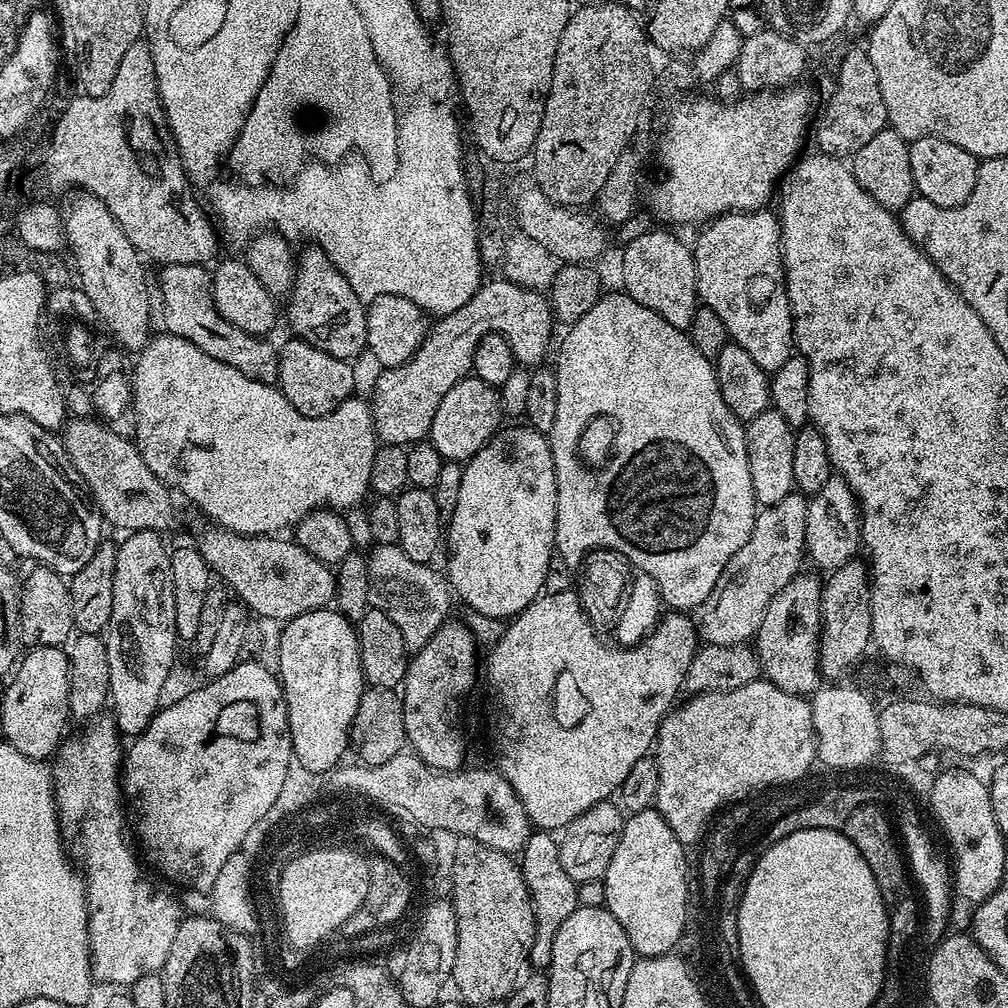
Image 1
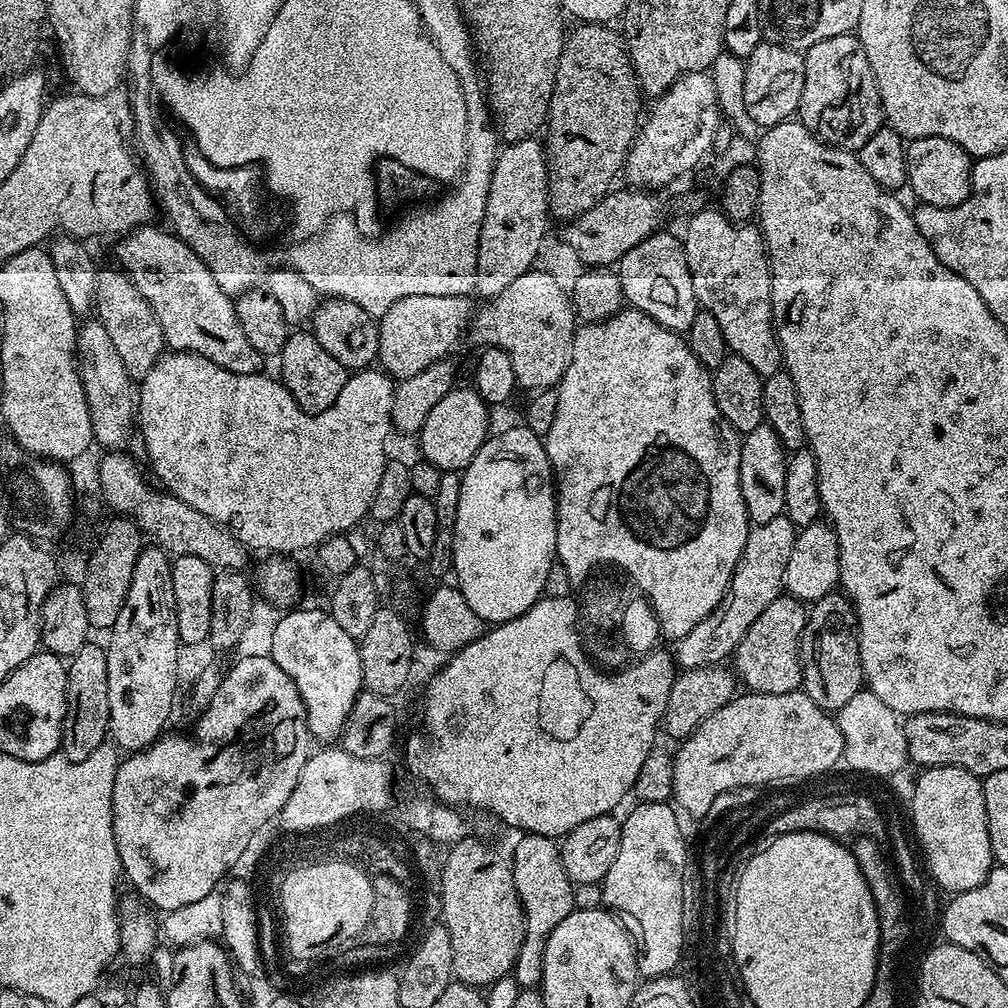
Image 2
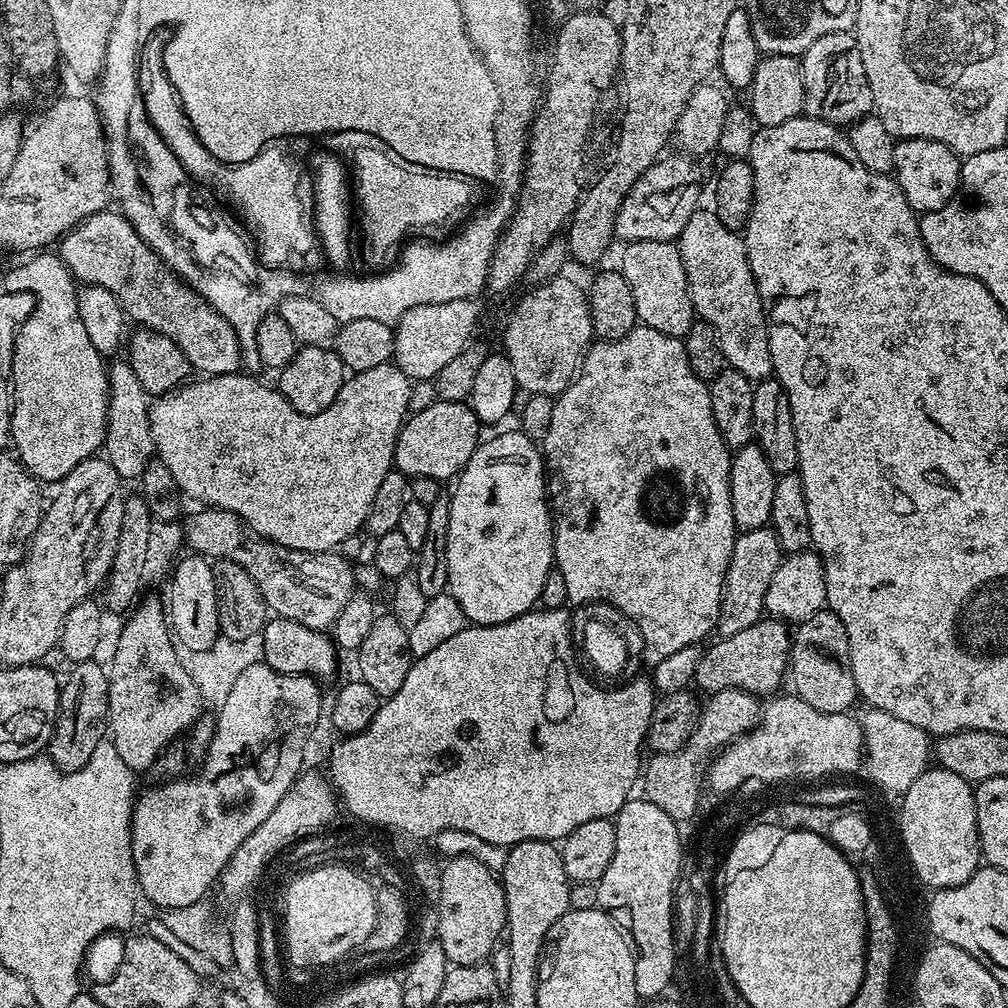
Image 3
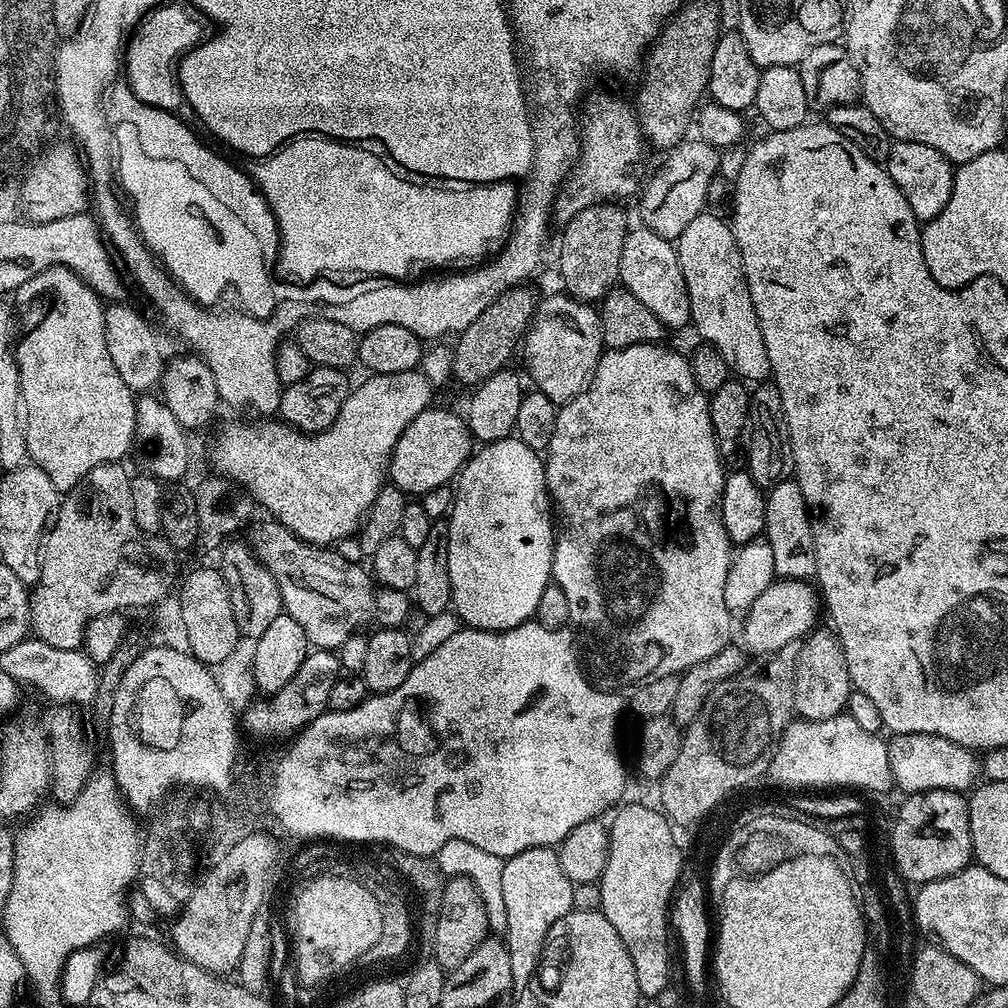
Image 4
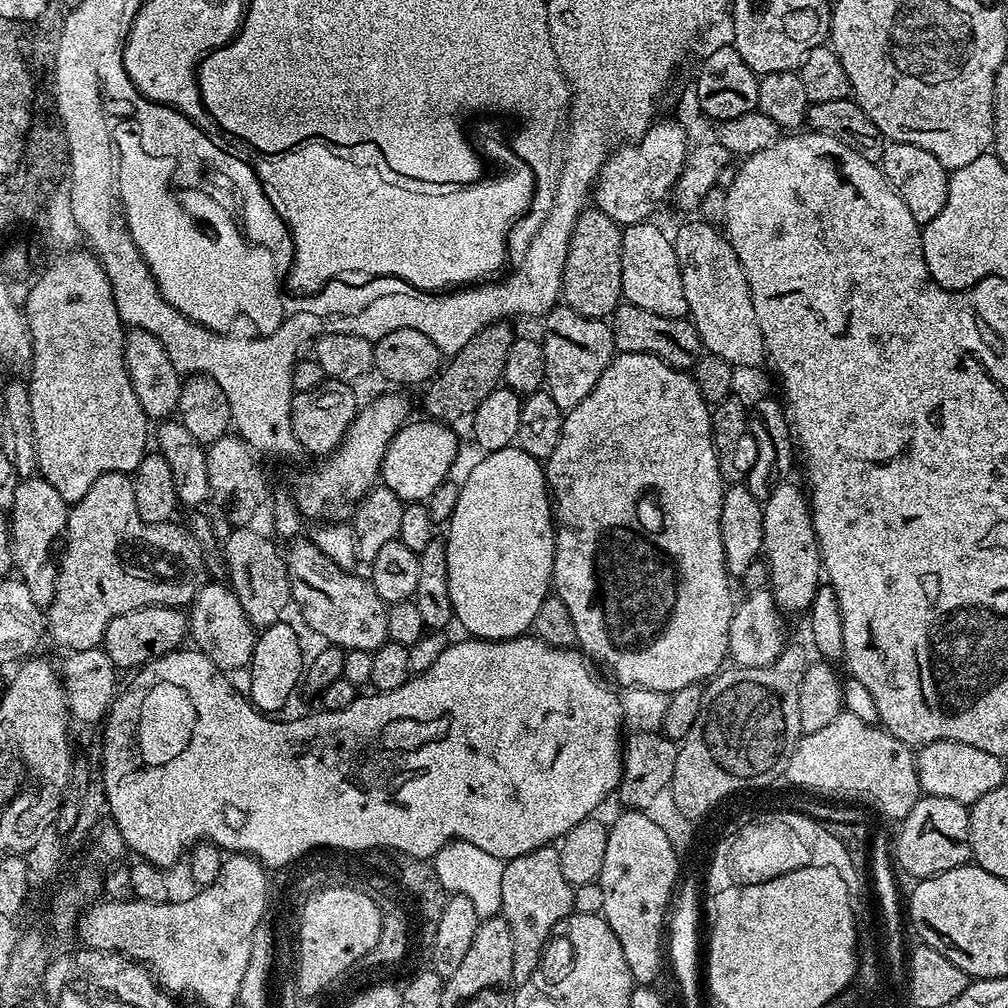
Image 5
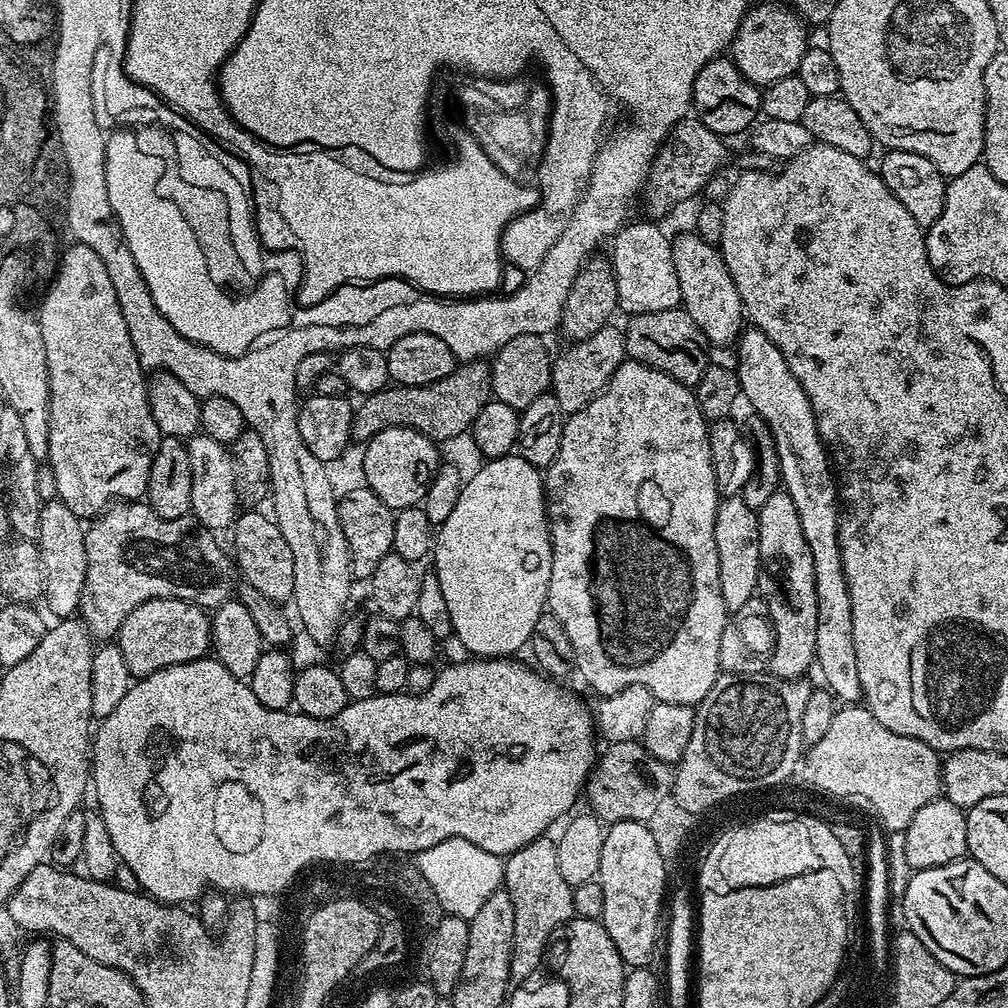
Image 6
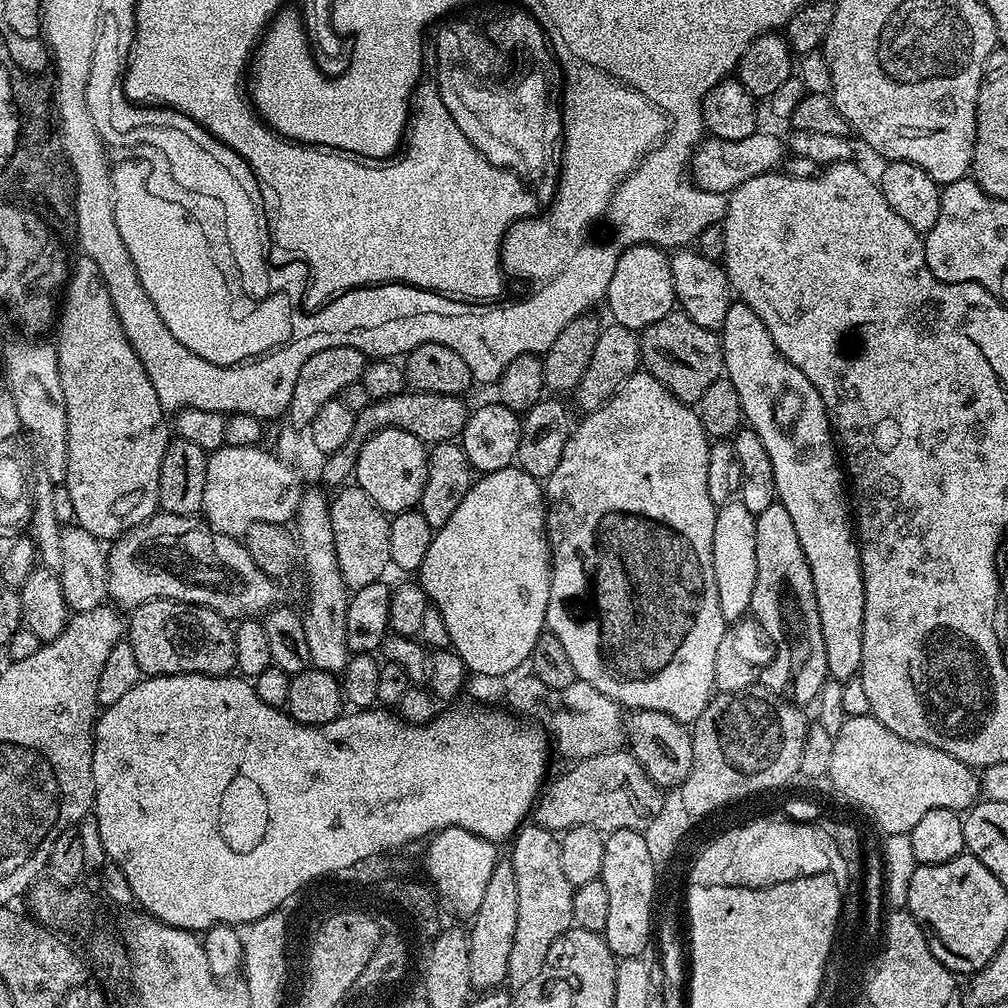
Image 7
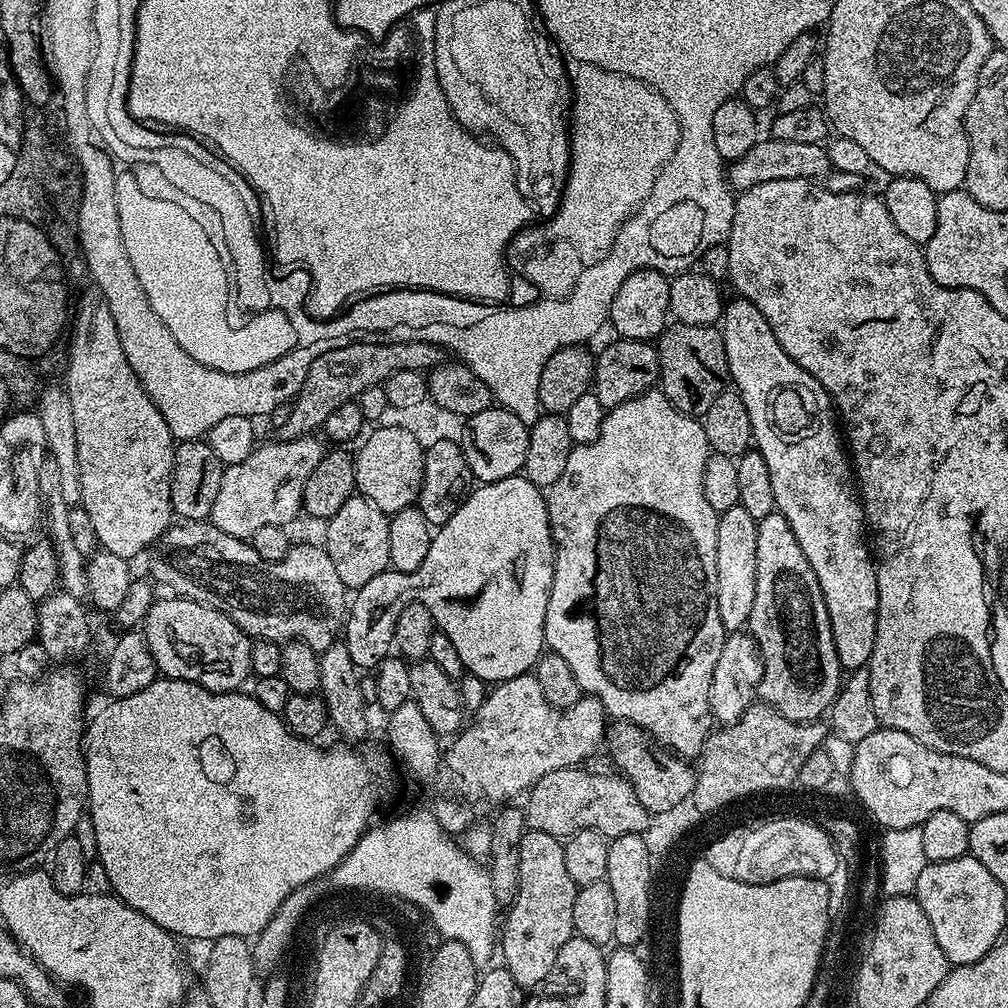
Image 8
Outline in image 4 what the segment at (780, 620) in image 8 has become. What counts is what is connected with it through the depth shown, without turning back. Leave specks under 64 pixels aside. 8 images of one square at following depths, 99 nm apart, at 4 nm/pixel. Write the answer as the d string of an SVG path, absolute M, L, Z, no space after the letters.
M795 479L783 480L773 488L767 489L763 539L770 542L777 577L786 580L808 580L815 577L816 559L814 558L812 517L808 514L806 498L802 498L802 490L797 486Z

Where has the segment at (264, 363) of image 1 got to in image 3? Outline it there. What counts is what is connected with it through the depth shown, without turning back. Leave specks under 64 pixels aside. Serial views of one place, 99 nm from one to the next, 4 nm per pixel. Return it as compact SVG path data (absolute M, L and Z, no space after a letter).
M105 210L82 221L59 241L58 255L81 285L102 286L110 290L110 294L114 294L114 298L118 298L118 302L124 307L129 321L137 320L137 325L161 332L166 338L173 340L178 350L186 354L189 364L197 373L204 376L225 376L241 371L240 344L230 322L216 312L193 285L191 288L190 285L183 284L180 281L183 279L168 267L165 257L156 253L139 236L138 230L119 211Z

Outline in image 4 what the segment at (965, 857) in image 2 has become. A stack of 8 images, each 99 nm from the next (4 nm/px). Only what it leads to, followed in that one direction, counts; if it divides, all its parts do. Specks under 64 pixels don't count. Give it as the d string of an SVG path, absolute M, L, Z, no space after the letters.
M938 788L911 793L904 803L895 809L894 816L896 816L896 821L892 824L892 856L896 859L894 868L905 881L912 884L914 882L913 885L916 886L929 884L958 874L963 868L969 867L973 859L970 818L967 799L961 793Z

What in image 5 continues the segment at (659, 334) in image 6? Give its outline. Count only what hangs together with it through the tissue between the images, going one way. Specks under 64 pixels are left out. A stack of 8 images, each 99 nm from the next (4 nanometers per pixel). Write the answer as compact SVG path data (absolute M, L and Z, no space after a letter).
M621 302L611 314L610 327L617 353L650 354L672 368L681 370L691 369L702 355L700 335L688 318L662 318L662 314L650 314L650 310L642 310L642 306Z

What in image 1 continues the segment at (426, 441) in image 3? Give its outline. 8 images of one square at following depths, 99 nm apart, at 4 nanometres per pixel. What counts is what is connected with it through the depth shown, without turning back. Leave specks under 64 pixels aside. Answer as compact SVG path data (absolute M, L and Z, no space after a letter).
M469 374L456 383L454 390L450 390L446 398L442 398L442 406L438 406L438 414L434 414L430 442L445 462L466 462L471 456L478 454L478 450L482 450L482 446L486 446L486 442L501 427L499 391L493 385L482 382L475 374Z

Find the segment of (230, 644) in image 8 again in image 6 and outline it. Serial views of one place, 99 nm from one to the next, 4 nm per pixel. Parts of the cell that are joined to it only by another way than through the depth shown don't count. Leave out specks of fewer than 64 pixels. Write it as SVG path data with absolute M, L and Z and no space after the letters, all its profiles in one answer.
M147 600L130 610L114 640L126 658L126 670L133 678L143 678L182 662L205 659L212 647L212 621L205 609L190 600Z

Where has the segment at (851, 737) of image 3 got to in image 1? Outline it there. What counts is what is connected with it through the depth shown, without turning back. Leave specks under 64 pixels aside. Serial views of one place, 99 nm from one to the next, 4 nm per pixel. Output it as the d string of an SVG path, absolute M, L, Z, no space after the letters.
M763 678L738 686L738 690L726 690L725 692L701 692L688 698L684 705L673 707L672 711L665 716L660 724L660 729L656 731L656 742L654 745L654 755L658 762L658 794L656 795L655 809L662 814L662 818L666 818L666 822L670 826L670 830L674 830L682 834L682 804L688 804L688 786L700 786L700 796L708 798L708 812L720 804L721 800L727 800L730 796L736 796L745 789L754 788L756 785L768 783L769 780L786 780L799 776L804 772L804 768L808 766L808 762L812 756L812 746L809 744L812 725L812 705L803 696L795 696L794 694L786 694L786 690L778 690L778 686L774 686L770 681Z

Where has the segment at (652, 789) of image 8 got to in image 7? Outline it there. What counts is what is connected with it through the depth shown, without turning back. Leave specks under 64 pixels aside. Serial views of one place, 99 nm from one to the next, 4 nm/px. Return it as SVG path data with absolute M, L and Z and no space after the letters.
M636 710L626 720L626 744L632 757L662 790L676 790L690 774L694 746L689 725L656 710Z

